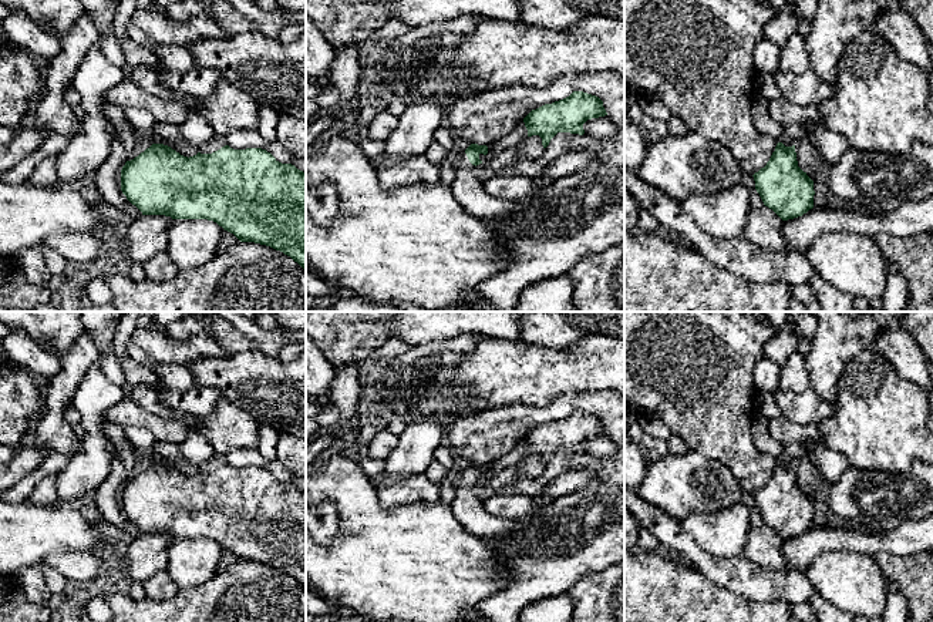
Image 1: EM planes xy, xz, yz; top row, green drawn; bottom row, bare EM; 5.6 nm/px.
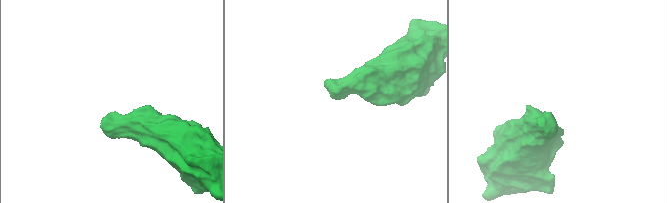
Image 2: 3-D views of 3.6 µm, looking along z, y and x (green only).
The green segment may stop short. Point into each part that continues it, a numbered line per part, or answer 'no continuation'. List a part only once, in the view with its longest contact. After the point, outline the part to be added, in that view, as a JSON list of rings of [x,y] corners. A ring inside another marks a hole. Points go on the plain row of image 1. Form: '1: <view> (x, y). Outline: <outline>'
1: xz (474, 515). Outline: [[[465,471],[457,474],[455,498],[451,510],[465,531],[478,537],[506,537],[515,527],[515,521],[494,517],[486,504],[475,495],[472,484]]]

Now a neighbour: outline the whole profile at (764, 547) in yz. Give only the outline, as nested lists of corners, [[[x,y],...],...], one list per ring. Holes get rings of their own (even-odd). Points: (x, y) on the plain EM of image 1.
[[[765,524],[757,529],[751,528],[742,555],[758,566],[785,571],[787,561],[782,555],[784,541]]]

